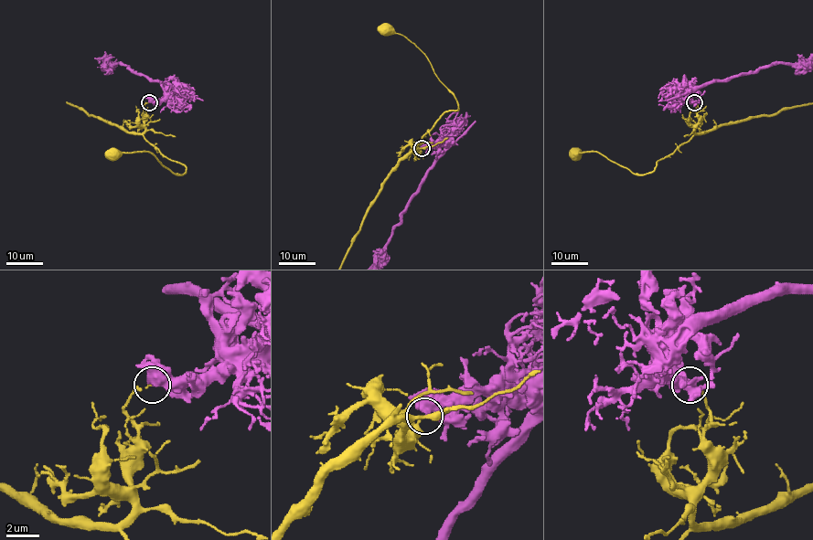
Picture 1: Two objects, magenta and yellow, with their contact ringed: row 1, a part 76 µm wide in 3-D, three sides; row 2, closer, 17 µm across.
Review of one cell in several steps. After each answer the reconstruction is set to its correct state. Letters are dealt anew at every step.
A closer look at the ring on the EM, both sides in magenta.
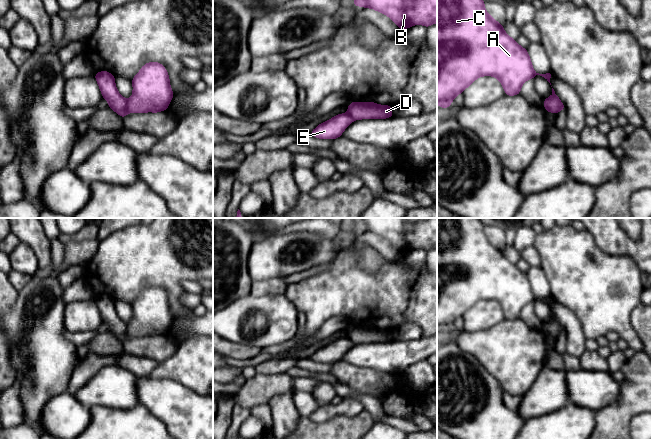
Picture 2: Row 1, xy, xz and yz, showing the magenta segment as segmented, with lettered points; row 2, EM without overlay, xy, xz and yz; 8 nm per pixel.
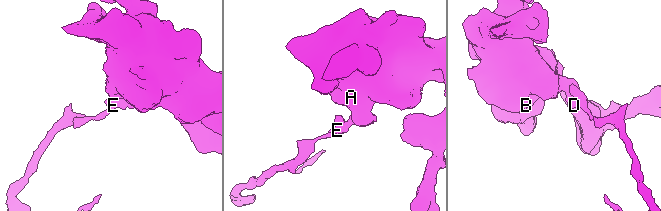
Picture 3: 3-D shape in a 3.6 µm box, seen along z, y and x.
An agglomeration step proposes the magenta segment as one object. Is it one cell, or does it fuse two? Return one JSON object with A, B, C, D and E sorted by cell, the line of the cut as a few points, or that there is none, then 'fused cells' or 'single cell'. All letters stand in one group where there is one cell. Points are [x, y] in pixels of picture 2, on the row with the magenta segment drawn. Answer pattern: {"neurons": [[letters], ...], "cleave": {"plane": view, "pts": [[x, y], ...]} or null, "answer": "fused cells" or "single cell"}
{"neurons": [["A", "B", "C", "D"], ["E"]], "cleave": {"plane": "xy", "pts": [[126, 100], [128, 111]]}, "answer": "fused cells"}

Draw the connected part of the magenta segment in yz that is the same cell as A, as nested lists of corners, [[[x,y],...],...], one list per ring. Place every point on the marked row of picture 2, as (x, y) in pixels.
[[[437,0],[437,104],[450,107],[453,99],[481,76],[494,76],[502,84],[505,95],[520,94],[521,87],[528,79],[540,75],[549,83],[552,72],[539,74],[534,71],[527,49],[522,48],[486,12],[483,0]]]

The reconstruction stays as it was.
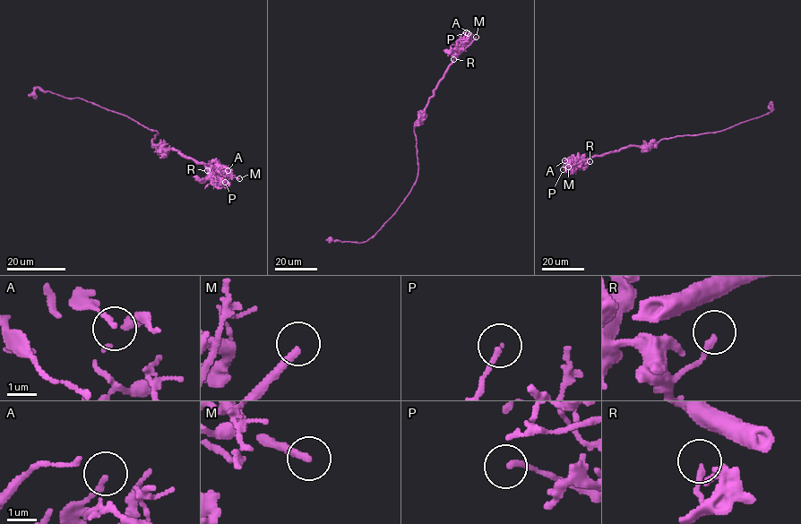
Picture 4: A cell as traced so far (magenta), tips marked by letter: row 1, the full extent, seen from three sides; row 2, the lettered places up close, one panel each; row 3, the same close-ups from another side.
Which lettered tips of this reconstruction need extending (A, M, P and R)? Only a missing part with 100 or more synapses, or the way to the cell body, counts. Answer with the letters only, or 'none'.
M

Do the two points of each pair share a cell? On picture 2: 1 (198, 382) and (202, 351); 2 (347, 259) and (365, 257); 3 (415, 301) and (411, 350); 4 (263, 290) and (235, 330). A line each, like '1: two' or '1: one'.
1: one
2: two
3: two
4: two

